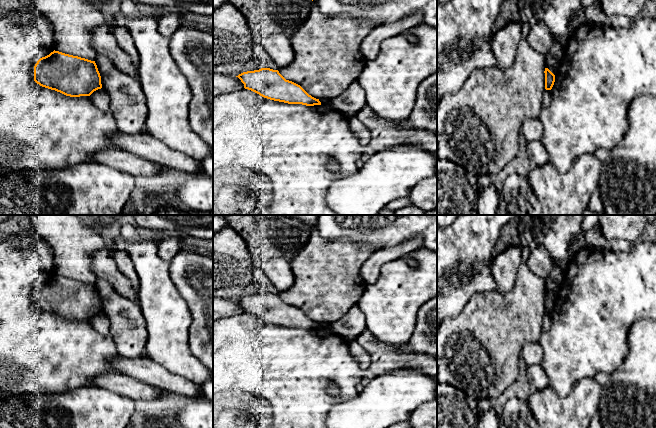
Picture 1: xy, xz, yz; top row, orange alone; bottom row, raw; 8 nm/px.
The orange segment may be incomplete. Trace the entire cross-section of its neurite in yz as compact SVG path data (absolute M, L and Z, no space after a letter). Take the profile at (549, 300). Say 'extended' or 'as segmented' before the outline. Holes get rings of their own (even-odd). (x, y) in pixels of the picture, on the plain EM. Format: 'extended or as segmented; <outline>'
as segmented; M545 292L544 297L545 297L545 313L551 314L555 306L555 299L548 292Z

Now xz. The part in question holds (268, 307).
as segmented; M261 292L243 296L236 301L245 313L270 324L306 330L321 329L319 323L309 319L300 309L286 304L278 294Z

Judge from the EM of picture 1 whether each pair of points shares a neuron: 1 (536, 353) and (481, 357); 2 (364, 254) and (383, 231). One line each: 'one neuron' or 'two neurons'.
1: two neurons
2: two neurons

